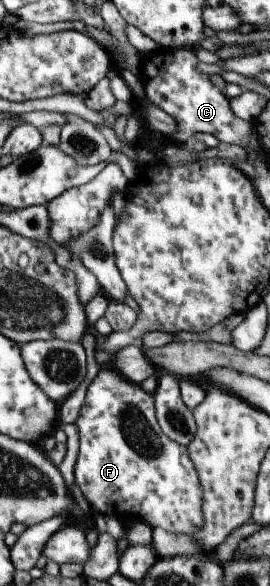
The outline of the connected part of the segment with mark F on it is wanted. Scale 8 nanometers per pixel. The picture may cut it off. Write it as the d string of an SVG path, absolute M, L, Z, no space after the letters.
M102 366L96 373L96 376L90 381L86 387L83 404L79 411L79 417L74 422L78 429L78 452L73 466L74 483L79 487L81 495L88 503L88 507L92 514L104 513L114 517L119 522L141 521L151 528L160 527L162 530L176 533L194 535L194 532L202 526L203 516L201 511L202 504L202 487L198 482L195 466L187 453L186 446L181 446L177 442L170 440L161 430L157 423L154 412L153 396L149 392L143 391L137 384L123 379L111 367Z

